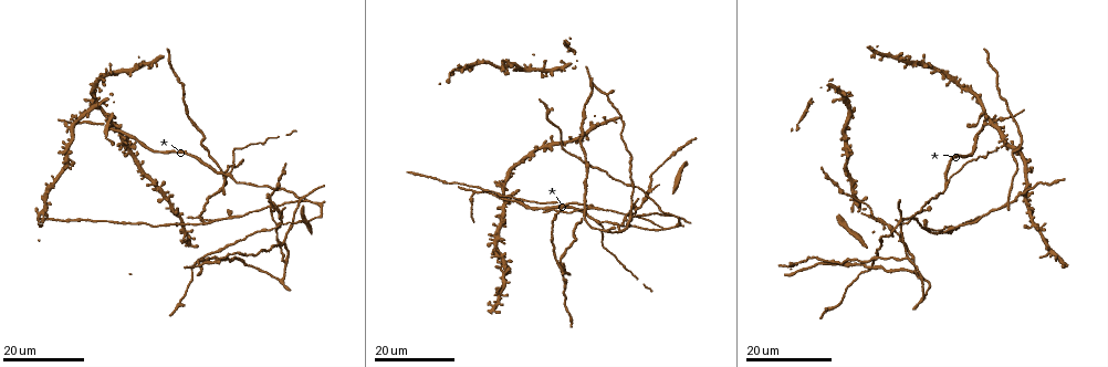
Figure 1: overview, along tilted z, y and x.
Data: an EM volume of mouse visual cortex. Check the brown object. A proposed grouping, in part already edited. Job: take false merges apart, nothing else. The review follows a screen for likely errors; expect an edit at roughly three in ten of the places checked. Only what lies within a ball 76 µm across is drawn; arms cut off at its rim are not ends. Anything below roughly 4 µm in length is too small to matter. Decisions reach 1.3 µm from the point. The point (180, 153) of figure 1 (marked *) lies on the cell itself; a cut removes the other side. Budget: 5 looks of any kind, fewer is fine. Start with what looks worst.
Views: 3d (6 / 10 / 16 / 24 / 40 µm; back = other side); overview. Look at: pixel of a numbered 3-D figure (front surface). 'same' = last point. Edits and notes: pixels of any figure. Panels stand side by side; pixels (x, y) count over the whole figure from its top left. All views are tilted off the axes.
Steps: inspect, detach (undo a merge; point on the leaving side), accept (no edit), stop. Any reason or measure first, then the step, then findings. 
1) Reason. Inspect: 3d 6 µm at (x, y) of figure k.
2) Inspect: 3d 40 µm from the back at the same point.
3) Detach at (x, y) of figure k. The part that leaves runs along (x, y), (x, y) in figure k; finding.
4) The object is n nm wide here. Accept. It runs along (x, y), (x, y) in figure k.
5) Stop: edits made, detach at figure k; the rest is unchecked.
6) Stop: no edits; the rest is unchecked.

Four-way junction. Inspect: 3d 24 µm at (222, 187) of figure 1.

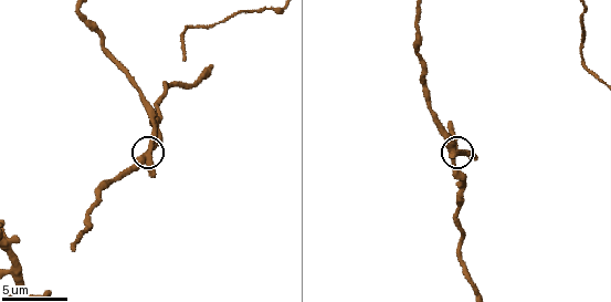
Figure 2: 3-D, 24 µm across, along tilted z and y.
Zoom in. Inspect: 3d 10 µm at (151, 153) of figure 2.

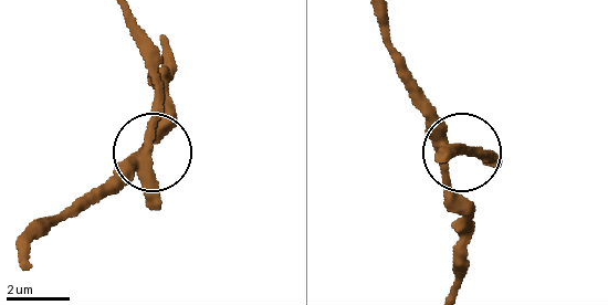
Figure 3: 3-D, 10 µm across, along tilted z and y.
The object is 330 nm wide here. Detach at (156, 206) of figure 3. The part that leaves runs along (140, 161), (158, 85), (152, 44), (135, 20) in figure 3; two cells meet here.

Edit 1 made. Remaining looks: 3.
See it whole again. Inspect: overview.

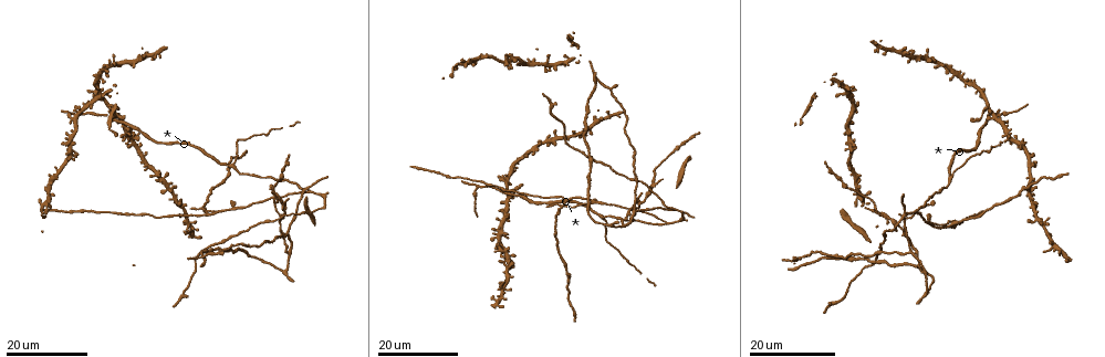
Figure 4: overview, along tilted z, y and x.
Four or more arms meet. Inspect: 3d 24 µm at (207, 210) of figure 4.

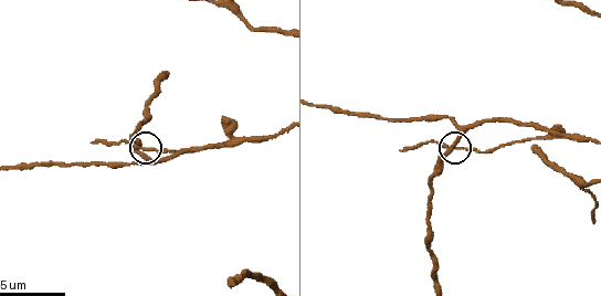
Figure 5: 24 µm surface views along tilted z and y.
Inspect: 3d 10 µm at (146, 150) of figure 5.

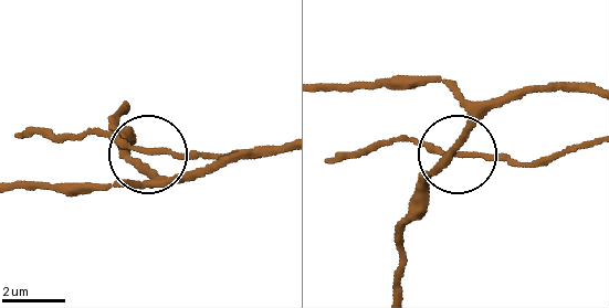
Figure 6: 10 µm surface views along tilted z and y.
Accept. Continuous, no second cell.

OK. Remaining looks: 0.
Stop: edits made, detach at figure 3; the rest is unchecked.

